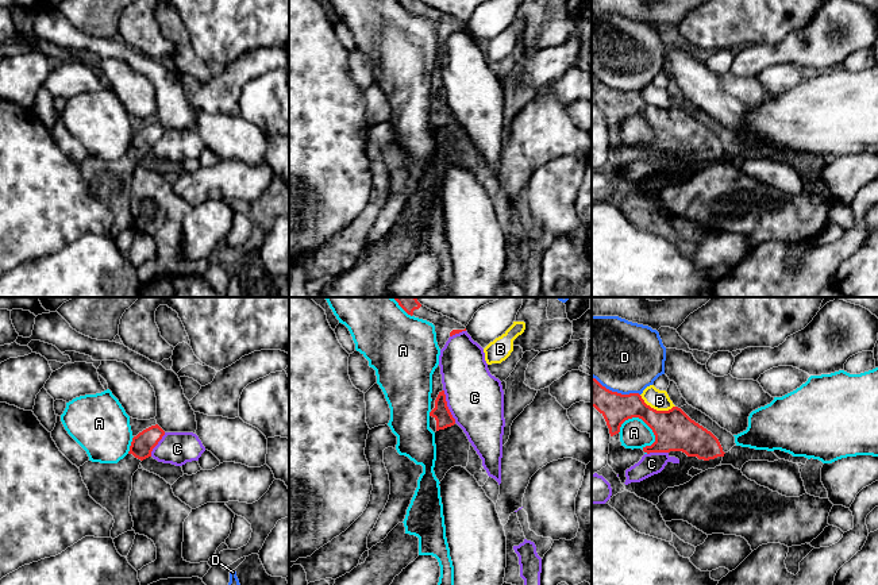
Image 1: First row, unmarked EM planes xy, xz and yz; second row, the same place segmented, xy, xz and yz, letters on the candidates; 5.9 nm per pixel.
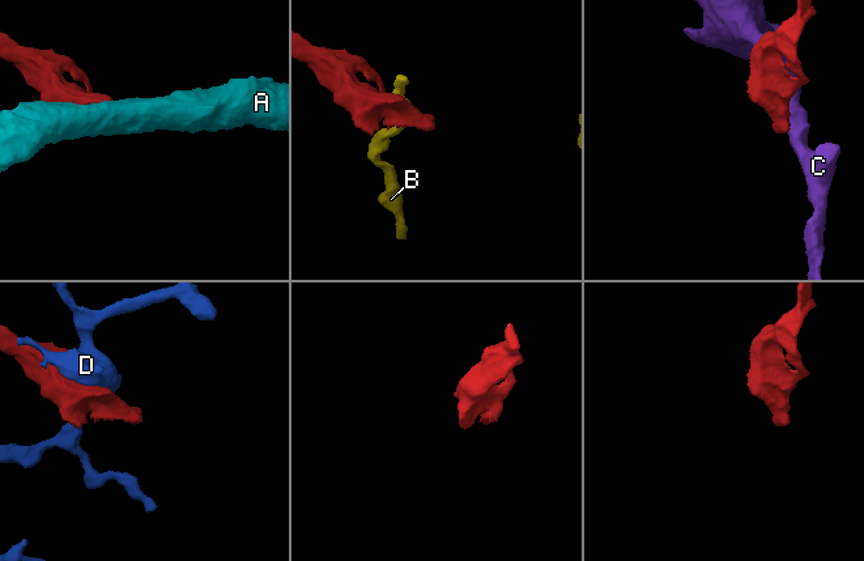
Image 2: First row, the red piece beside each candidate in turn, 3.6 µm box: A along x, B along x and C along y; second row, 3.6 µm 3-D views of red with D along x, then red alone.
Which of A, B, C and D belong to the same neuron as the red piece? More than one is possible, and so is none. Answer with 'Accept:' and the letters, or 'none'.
Accept: none

